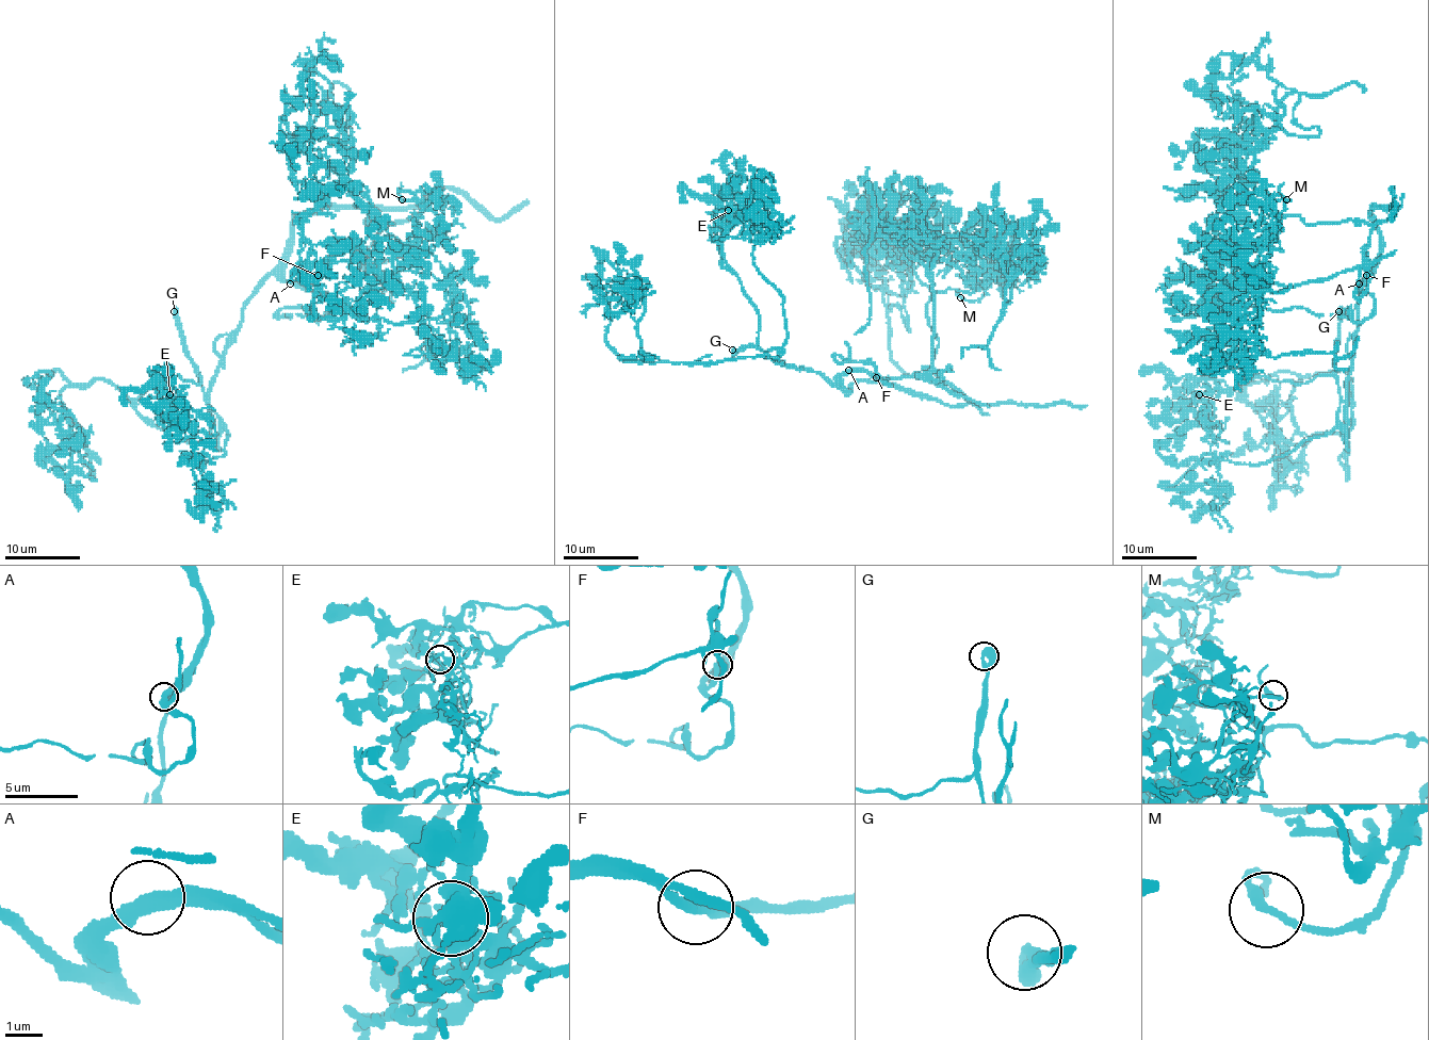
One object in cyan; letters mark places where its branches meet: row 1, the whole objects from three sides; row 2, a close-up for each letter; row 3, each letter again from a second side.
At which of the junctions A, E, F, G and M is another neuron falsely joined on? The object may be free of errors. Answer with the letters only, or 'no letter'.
no letter

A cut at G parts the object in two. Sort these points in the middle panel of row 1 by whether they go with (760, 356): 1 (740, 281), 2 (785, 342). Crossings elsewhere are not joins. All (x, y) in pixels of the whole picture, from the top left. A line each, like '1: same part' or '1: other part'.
1: other part
2: same part

